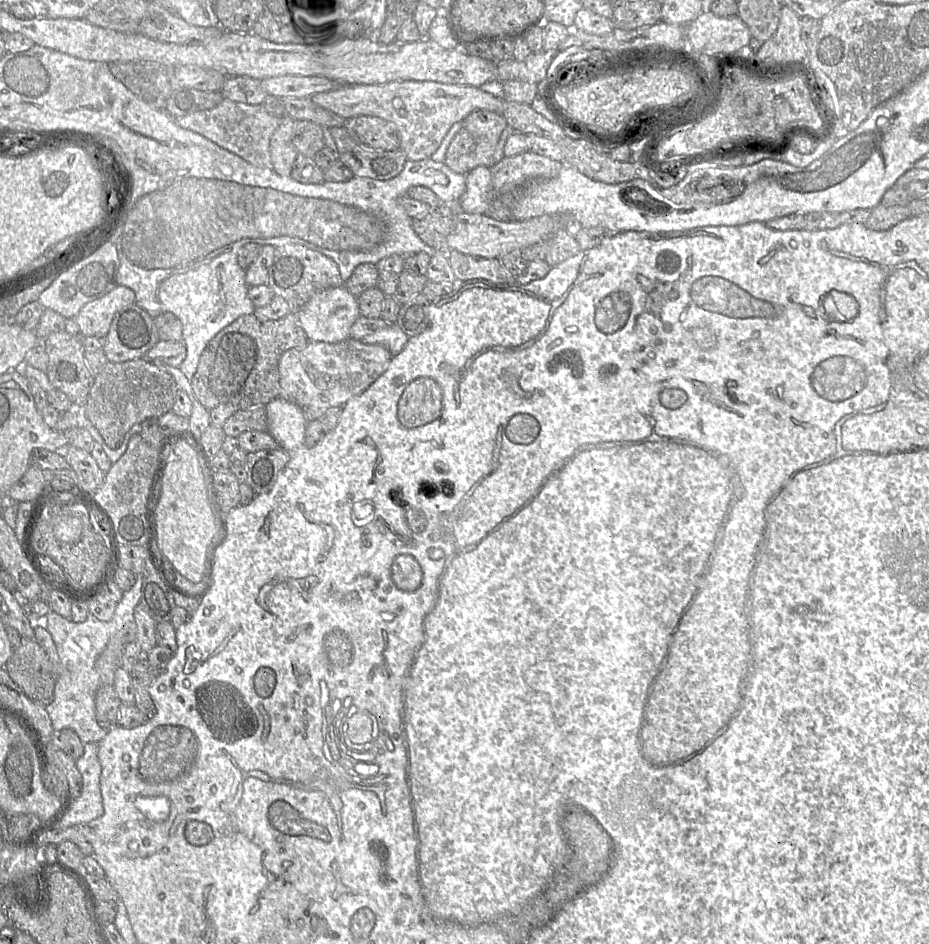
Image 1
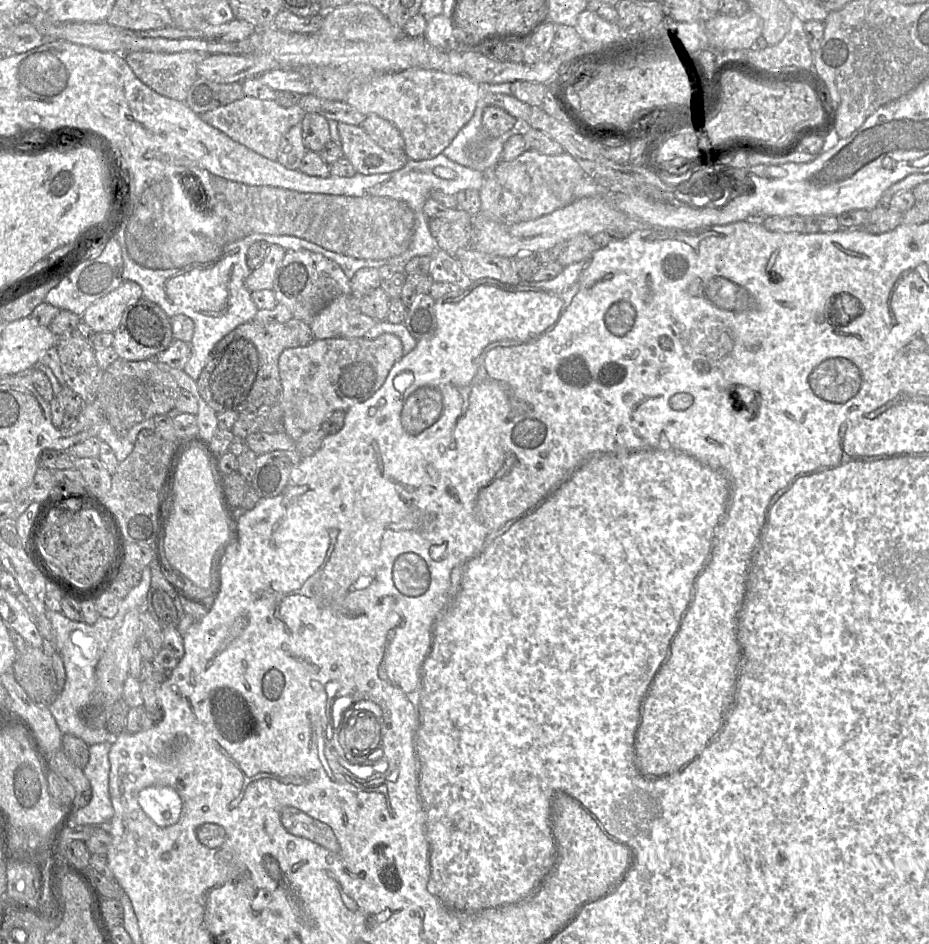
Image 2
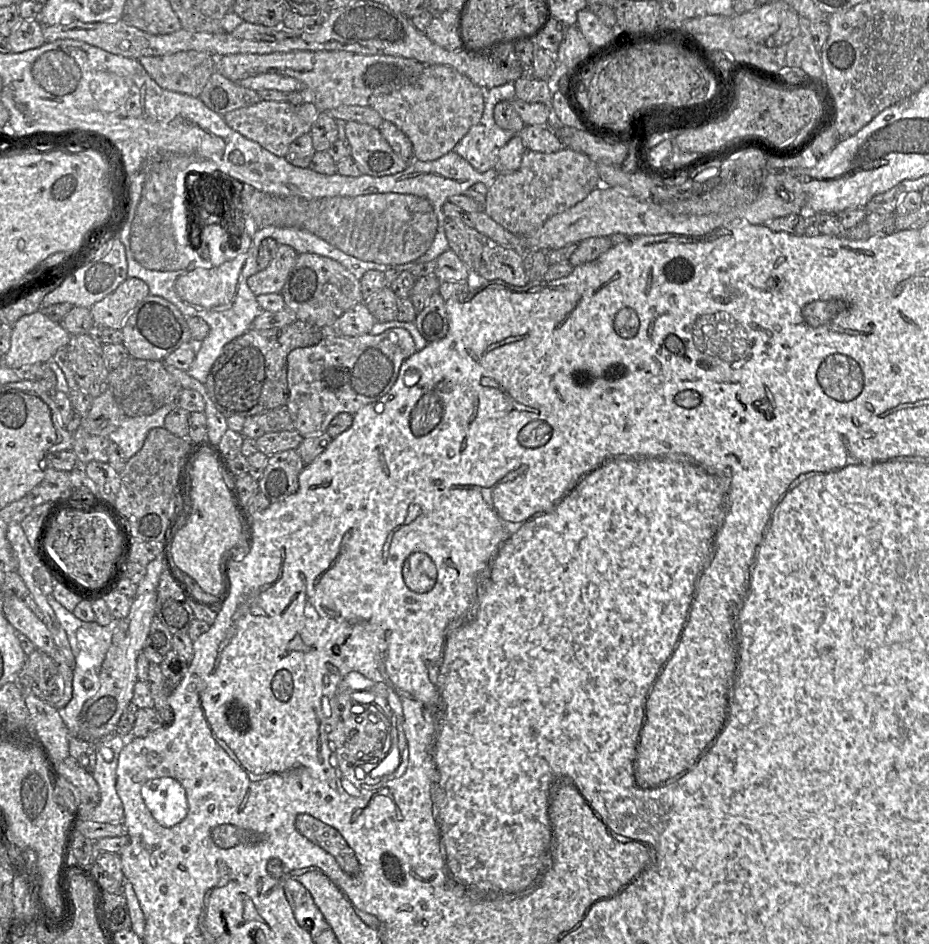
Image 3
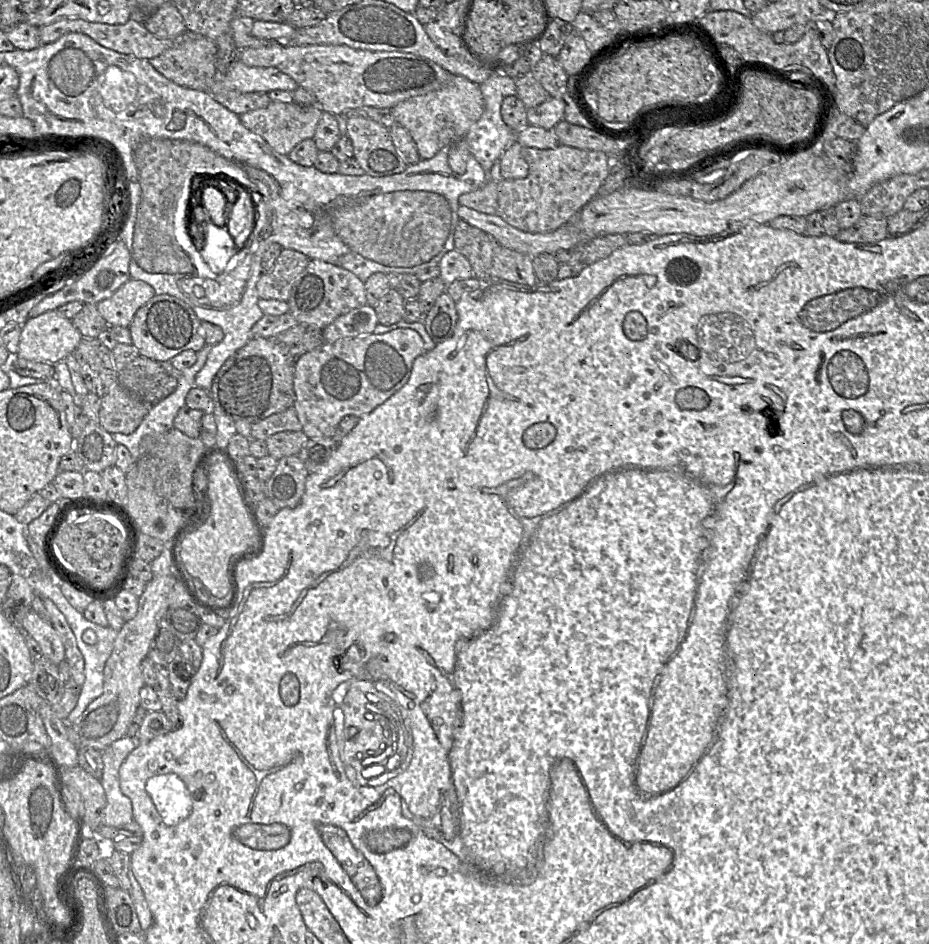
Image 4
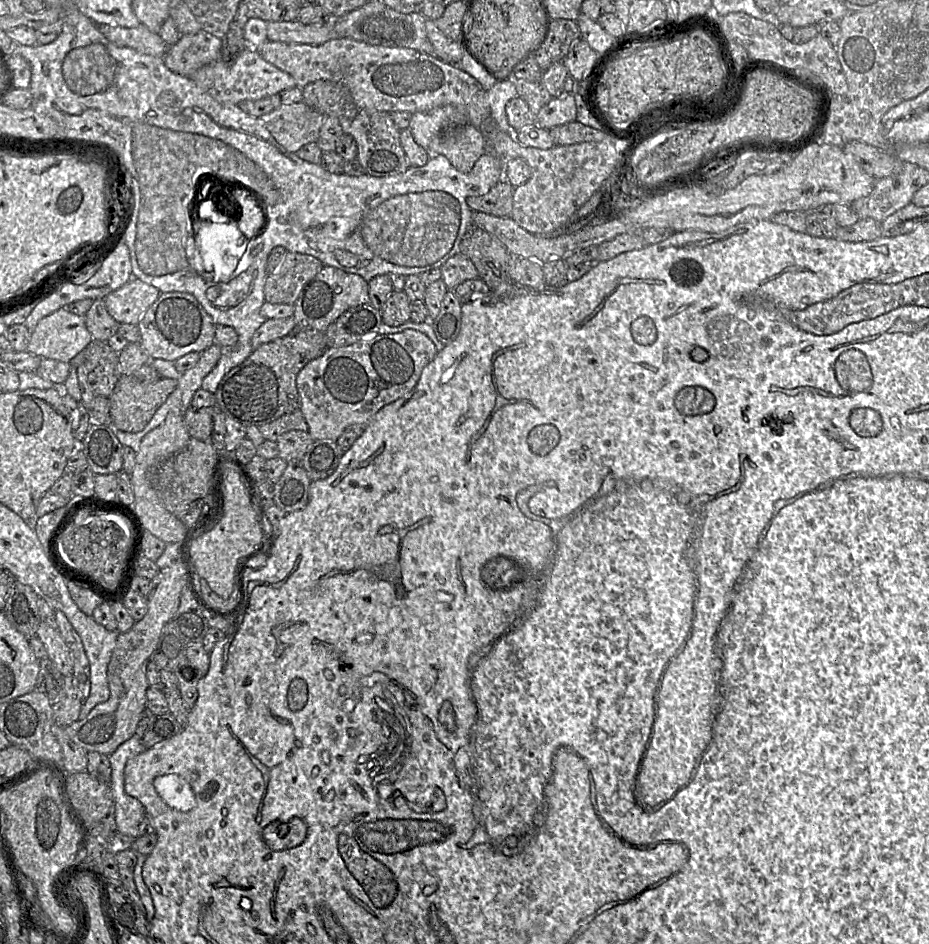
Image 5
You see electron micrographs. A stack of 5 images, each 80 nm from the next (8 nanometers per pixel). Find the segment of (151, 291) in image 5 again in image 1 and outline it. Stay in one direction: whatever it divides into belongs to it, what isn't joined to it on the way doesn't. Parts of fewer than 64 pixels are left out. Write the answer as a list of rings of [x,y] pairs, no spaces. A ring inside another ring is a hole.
[[[117,285],[103,297],[84,305],[75,318],[67,320],[74,320],[81,336],[105,337],[115,314],[131,304],[135,304],[135,293]]]

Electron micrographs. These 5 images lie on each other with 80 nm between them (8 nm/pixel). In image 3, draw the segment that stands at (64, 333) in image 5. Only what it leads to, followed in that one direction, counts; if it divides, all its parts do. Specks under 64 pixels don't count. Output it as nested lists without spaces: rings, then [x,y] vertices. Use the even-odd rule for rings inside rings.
[[[40,311],[21,317],[14,325],[10,348],[2,365],[17,370],[36,363],[49,363],[54,354],[66,348],[71,335],[60,323],[51,321]]]

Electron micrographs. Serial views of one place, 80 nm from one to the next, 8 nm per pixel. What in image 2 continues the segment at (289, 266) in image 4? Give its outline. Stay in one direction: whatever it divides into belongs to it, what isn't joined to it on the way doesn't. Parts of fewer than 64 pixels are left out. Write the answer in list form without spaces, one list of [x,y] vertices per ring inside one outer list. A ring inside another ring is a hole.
[[[278,244],[270,245],[268,254],[263,263],[252,270],[245,280],[245,286],[250,292],[273,289],[276,273],[285,257],[286,251],[285,248]]]

